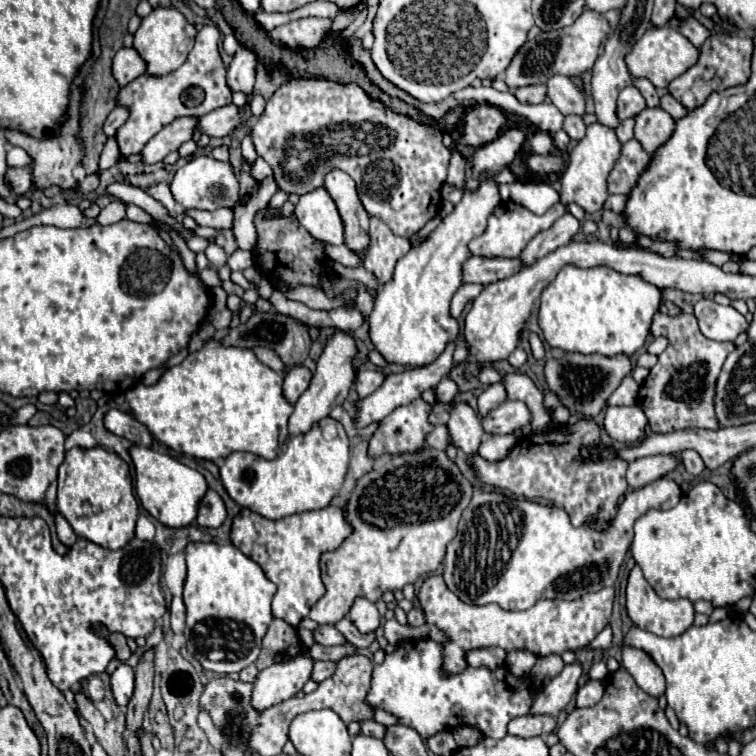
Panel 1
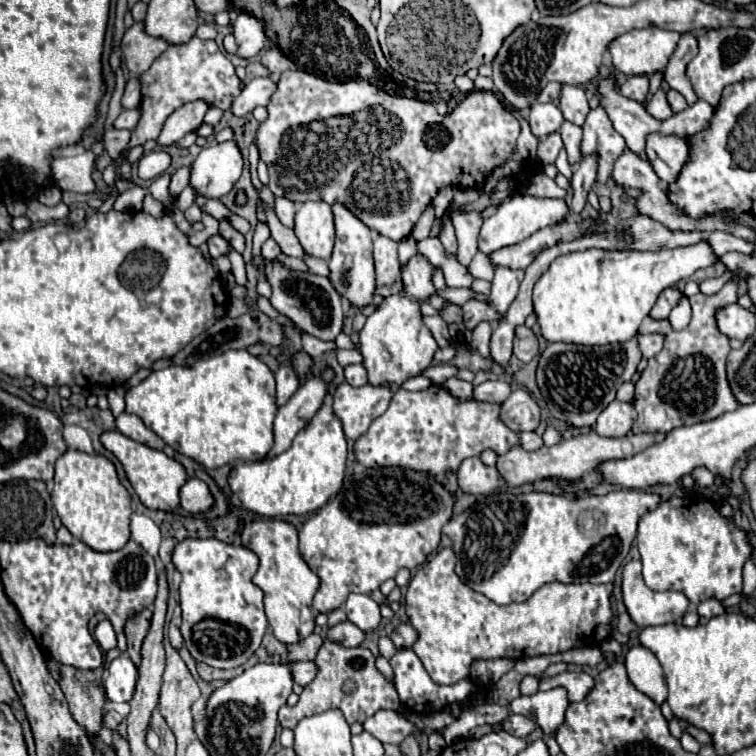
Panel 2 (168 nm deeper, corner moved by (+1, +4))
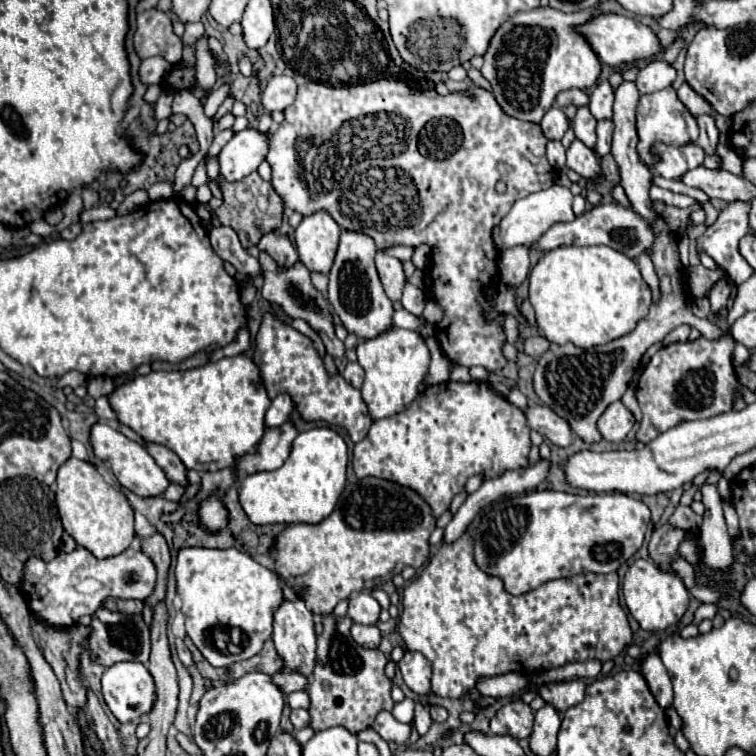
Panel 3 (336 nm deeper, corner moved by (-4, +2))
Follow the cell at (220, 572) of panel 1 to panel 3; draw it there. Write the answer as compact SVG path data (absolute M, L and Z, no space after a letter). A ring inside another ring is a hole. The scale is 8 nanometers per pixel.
M182 548L176 562L176 590L182 600L180 610L186 618L186 634L192 638L204 658L212 662L212 666L230 666L234 662L256 656L262 650L264 642L272 636L272 614L284 600L280 576L254 562L248 554L238 552L236 548Z

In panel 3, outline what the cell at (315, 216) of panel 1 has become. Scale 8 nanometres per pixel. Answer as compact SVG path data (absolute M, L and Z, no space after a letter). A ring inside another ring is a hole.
M316 212L312 216L306 216L296 228L294 236L300 262L310 272L328 274L328 270L332 268L332 258L336 254L338 238L340 226L330 214Z

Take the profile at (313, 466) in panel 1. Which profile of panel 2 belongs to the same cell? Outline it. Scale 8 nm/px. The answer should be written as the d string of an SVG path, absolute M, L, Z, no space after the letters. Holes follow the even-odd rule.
M327 394L323 406L313 420L293 438L289 450L275 458L257 462L239 462L229 472L231 492L247 510L265 518L279 518L289 514L307 514L321 508L331 496L341 490L347 462L347 438L341 420L333 414L333 400Z

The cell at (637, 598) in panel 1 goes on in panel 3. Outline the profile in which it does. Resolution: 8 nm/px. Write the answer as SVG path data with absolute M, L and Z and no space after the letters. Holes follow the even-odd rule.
M636 560L628 568L622 584L622 594L632 618L640 624L642 630L652 630L652 632L664 630L670 624L678 622L686 614L690 602L690 594L682 584L682 580L672 572L662 572L650 560Z

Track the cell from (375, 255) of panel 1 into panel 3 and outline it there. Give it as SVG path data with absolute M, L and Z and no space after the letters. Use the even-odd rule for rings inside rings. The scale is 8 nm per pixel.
M378 252L376 254L376 270L380 274L386 296L392 302L398 302L402 298L402 288L406 284L406 276L404 276L400 260L392 258L392 256L386 256L384 252Z

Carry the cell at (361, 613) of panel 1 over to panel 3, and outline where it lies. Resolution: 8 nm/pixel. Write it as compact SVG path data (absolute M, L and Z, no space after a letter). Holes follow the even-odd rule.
M356 592L350 598L348 616L358 624L376 624L380 616L380 604L366 592Z

